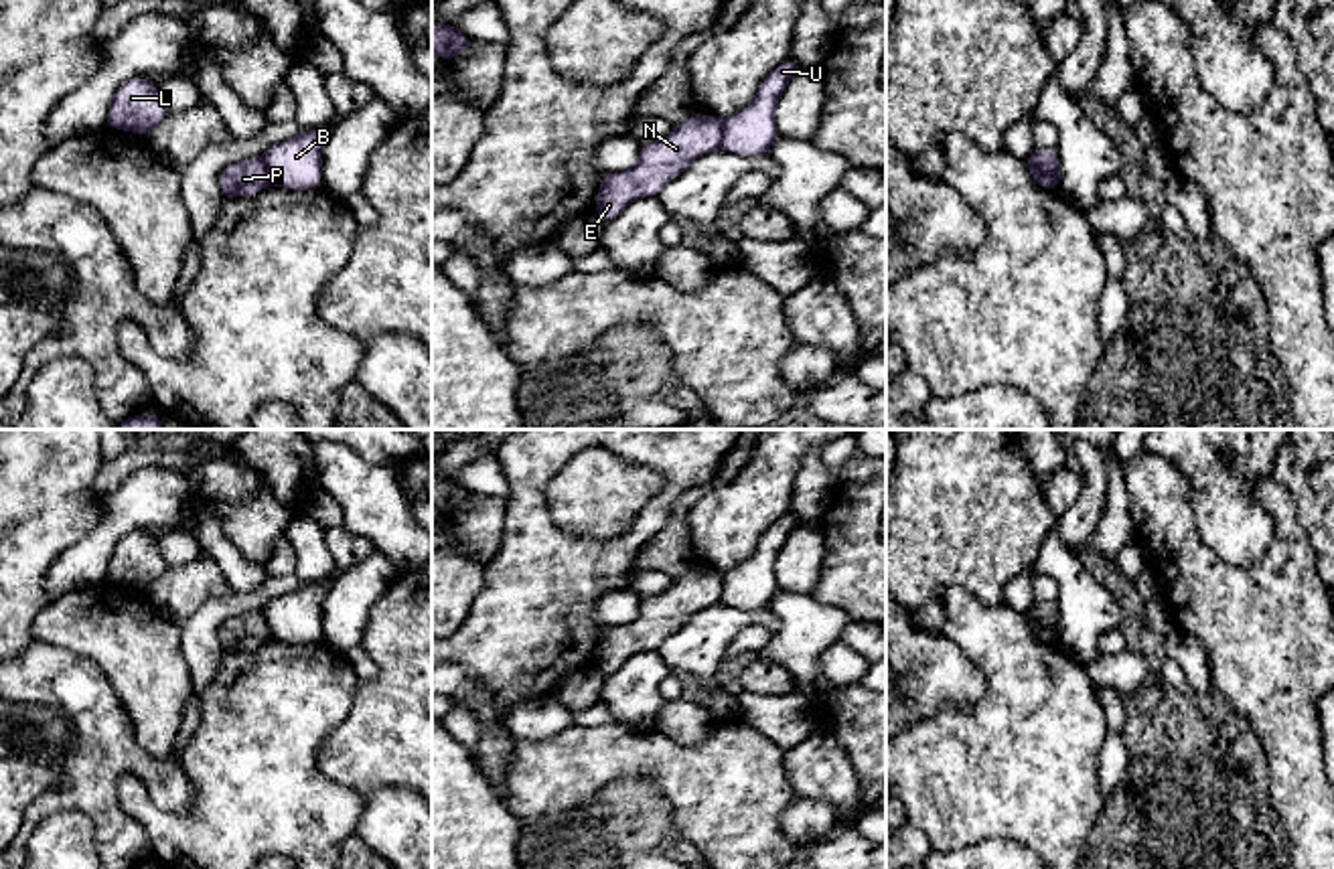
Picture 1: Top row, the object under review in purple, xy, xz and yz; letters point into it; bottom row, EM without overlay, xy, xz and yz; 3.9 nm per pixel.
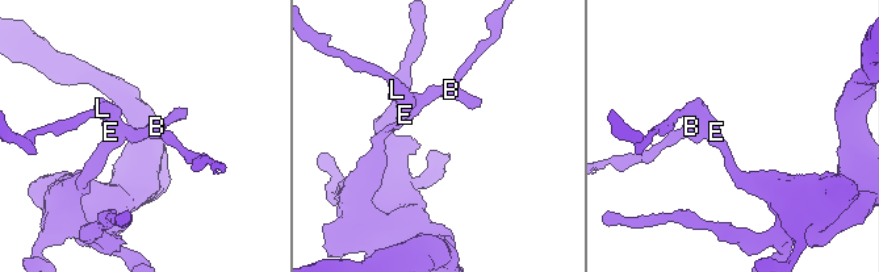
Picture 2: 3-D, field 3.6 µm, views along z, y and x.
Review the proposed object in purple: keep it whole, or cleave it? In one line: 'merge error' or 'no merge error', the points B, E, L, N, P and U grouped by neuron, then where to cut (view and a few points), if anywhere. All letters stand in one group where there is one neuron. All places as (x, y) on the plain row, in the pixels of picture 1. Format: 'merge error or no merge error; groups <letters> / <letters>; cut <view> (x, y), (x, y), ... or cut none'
merge error; groups B U / E L N P; cut xz (720, 574), (722, 602)

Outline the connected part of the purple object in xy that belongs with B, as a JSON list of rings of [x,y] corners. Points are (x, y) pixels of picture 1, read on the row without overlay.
[[[310,581],[268,602],[262,614],[272,636],[290,644],[320,642],[322,608],[328,587],[330,581]]]

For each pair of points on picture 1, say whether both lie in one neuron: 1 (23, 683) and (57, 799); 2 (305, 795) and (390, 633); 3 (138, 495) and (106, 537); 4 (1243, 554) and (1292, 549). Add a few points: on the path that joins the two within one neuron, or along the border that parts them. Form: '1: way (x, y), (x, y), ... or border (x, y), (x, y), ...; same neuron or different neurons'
1: way (51, 712), (73, 740), (73, 770); same neuron
2: border (337, 726), (321, 748), (319, 770), (359, 795); different neurons
3: way (132, 505), (112, 527); same neuron
4: border (1262, 505), (1268, 551), (1225, 564); different neurons

